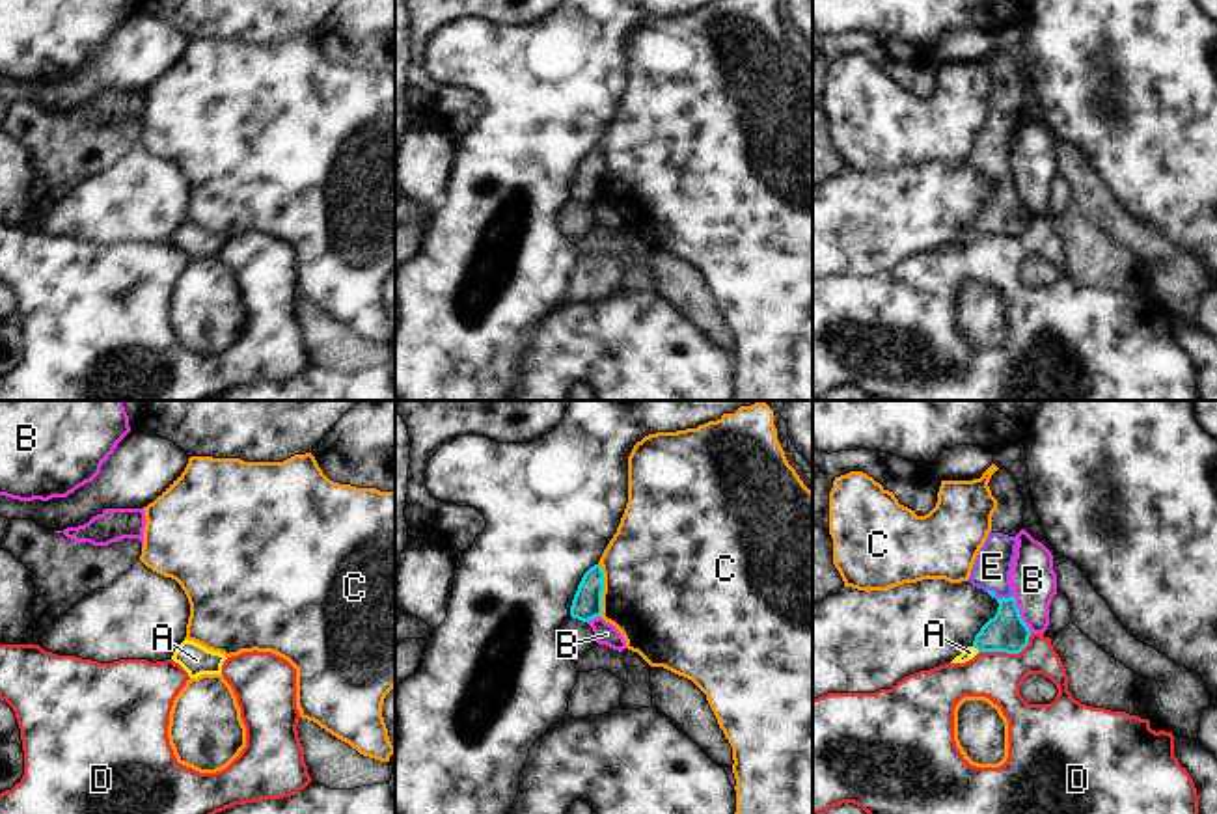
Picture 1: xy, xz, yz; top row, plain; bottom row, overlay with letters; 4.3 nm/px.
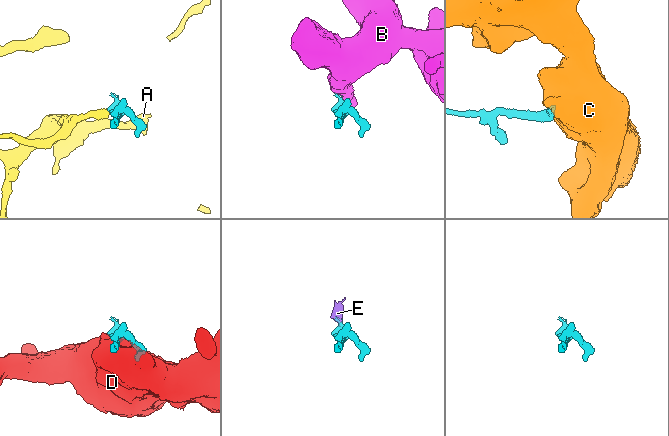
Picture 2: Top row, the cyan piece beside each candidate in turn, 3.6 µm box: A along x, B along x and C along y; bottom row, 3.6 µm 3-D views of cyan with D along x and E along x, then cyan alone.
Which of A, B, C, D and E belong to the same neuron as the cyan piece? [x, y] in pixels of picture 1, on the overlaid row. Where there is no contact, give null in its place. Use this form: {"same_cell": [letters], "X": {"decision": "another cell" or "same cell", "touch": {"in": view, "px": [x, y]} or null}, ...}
{"same_cell": ["A", "E"], "A": {"decision": "same cell", "touch": {"in": "yz", "px": [977, 649]}}, "B": {"decision": "another cell", "touch": {"in": "yz", "px": [1020, 615]}}, "C": {"decision": "another cell", "touch": {"in": "xz", "px": [602, 589]}}, "D": {"decision": "another cell", "touch": {"in": "yz", "px": [1007, 652]}}, "E": {"decision": "same cell", "touch": {"in": "yz", "px": [999, 598]}}}

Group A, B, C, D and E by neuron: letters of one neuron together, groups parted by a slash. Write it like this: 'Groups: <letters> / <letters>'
Groups: A E / B / C / D.

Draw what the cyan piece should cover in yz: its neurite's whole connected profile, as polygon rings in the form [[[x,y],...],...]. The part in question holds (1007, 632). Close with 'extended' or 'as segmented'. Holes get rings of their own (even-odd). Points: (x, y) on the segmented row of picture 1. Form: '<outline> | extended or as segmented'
[[[997,469],[988,486],[997,499],[997,510],[991,516],[991,531],[975,559],[967,581],[995,598],[999,607],[995,617],[975,635],[973,644],[964,648],[950,663],[965,663],[978,652],[1019,654],[1031,637],[1010,583],[1018,546],[1016,535],[1023,529],[1025,501],[1018,481],[1006,469]]] | extended

